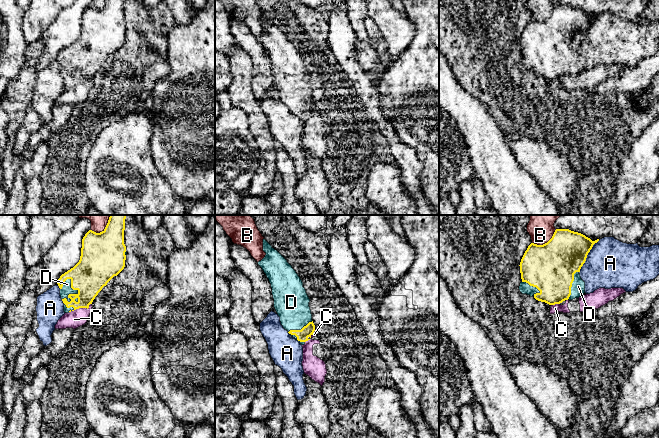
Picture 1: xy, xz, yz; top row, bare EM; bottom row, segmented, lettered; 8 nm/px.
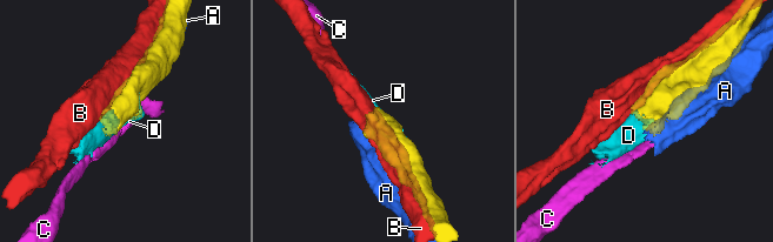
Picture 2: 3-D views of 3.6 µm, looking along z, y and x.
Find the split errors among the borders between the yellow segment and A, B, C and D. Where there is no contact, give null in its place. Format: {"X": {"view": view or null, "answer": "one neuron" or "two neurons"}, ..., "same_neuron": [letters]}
{"A": {"view": "yz", "answer": "two neurons"}, "B": {"view": "yz", "answer": "two neurons"}, "C": {"view": "xy", "answer": "two neurons"}, "D": {"view": "xy", "answer": "one neuron"}, "same_neuron": ["D"]}

